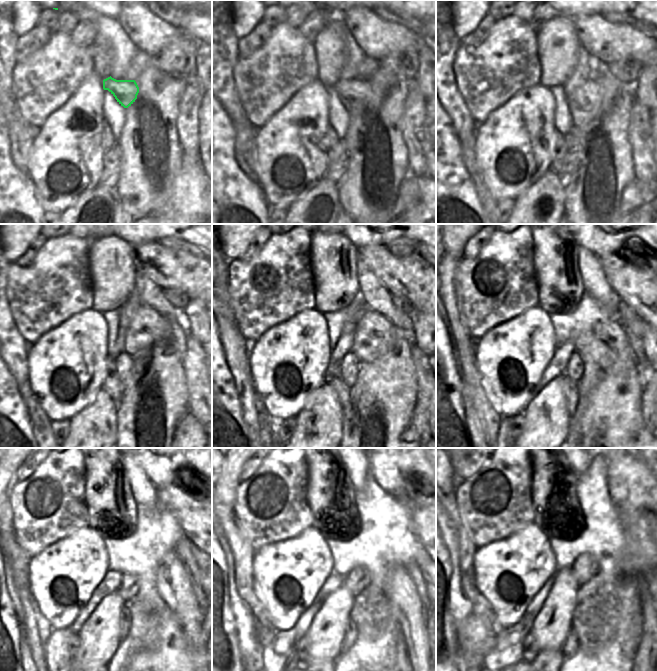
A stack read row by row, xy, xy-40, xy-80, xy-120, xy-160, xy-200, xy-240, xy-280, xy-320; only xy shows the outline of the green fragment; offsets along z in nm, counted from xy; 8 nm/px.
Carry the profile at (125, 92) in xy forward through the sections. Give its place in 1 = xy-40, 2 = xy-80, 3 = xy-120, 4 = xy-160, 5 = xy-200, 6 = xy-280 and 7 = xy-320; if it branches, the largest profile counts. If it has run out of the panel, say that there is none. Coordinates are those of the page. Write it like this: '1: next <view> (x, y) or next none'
1: next xy-40 (354, 94)
2: next xy-80 (584, 103)
3: next xy-120 (144, 328)
4: next xy-160 (373, 334)
5: next xy-200 (608, 344)
6: next xy-280 (398, 586)
7: next xy-320 (639, 651)

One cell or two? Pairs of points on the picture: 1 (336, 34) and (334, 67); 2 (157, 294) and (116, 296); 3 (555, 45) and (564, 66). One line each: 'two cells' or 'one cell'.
1: one cell
2: two cells
3: one cell

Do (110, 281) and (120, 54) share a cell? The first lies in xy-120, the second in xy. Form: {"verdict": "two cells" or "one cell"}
{"verdict": "two cells"}

